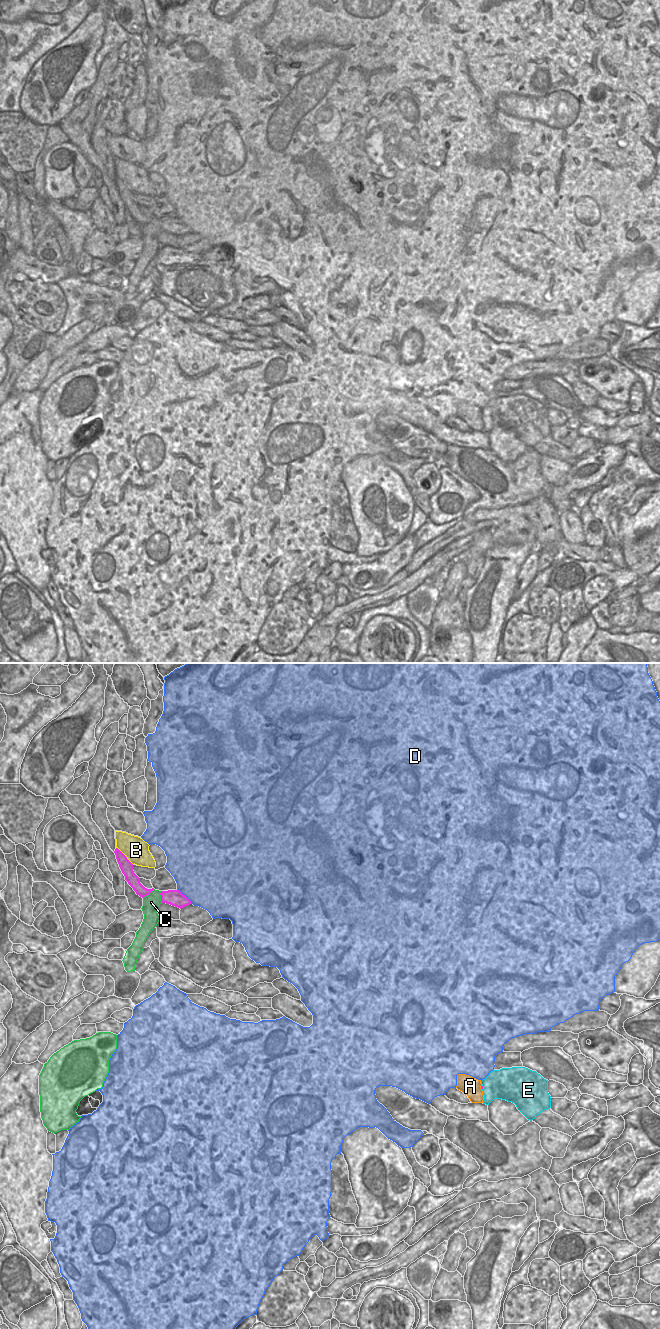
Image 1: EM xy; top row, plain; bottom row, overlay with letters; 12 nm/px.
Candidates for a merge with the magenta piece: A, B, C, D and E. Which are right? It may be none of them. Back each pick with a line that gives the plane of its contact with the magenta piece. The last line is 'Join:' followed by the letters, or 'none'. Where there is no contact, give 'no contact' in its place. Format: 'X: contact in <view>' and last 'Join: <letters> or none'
A: contact in xy
Join: A

